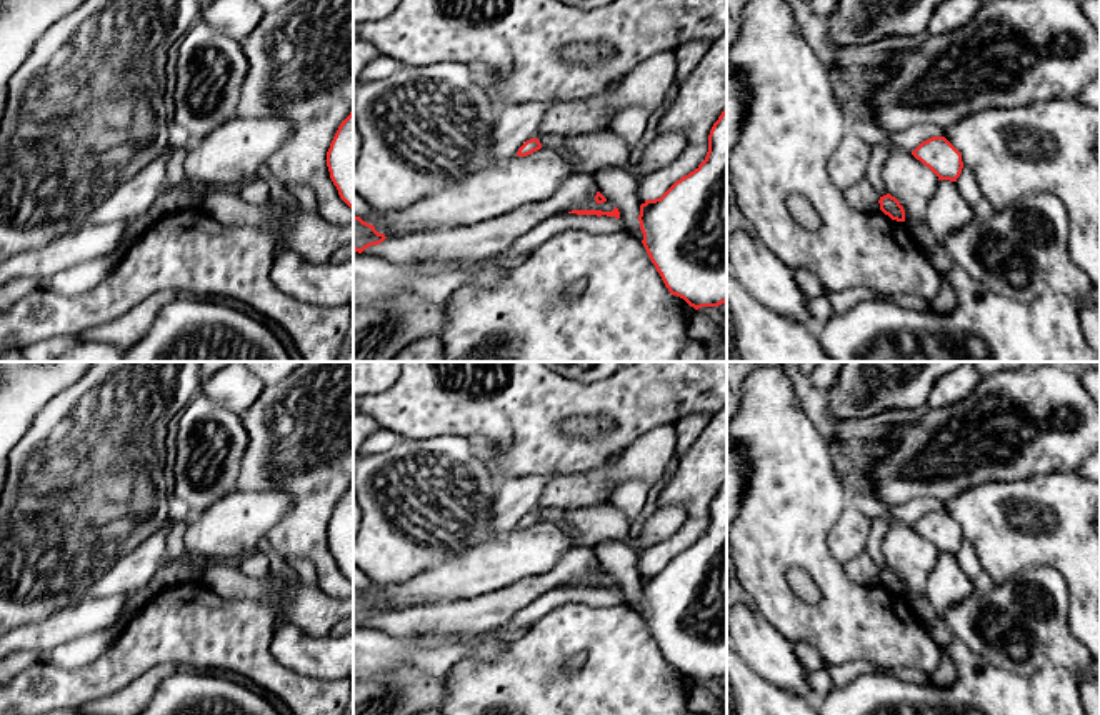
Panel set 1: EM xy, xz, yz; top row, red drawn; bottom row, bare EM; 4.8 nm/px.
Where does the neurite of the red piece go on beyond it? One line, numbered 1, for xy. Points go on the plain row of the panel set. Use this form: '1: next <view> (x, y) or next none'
1: next none

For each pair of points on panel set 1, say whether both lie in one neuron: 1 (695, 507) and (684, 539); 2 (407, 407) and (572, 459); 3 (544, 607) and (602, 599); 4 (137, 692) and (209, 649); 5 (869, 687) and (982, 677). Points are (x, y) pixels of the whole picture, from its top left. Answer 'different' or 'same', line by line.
1: same
2: same
3: same
4: different
5: same

